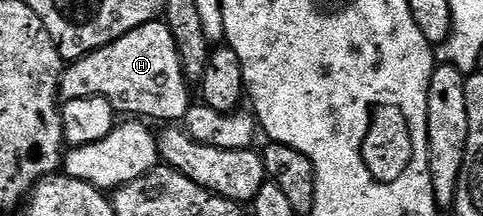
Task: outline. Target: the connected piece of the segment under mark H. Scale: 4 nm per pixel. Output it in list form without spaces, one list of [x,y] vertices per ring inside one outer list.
[[[156,18],[145,26],[137,26],[137,30],[129,30],[129,34],[117,38],[112,44],[93,50],[87,56],[82,56],[80,60],[70,61],[59,78],[59,99],[66,102],[77,98],[105,96],[115,107],[116,113],[128,112],[131,115],[128,117],[146,118],[148,121],[179,122],[191,109],[193,103],[193,97],[187,93],[187,88],[189,82],[183,73],[177,42],[173,42],[173,34],[169,26],[162,19]]]

